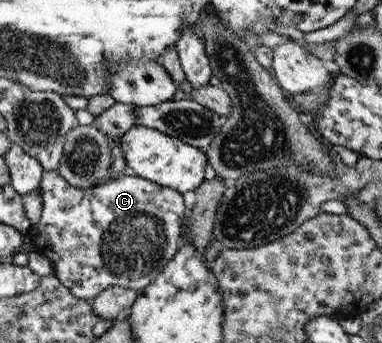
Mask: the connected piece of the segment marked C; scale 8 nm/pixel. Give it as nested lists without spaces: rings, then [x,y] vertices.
[[[57,170],[44,171],[42,181],[39,189],[41,189],[42,211],[40,219],[36,225],[32,224],[30,231],[25,235],[33,244],[32,249],[44,257],[48,257],[54,265],[53,275],[58,278],[71,292],[72,295],[78,299],[92,300],[101,291],[112,285],[120,285],[122,287],[129,287],[141,291],[147,285],[150,285],[160,275],[164,267],[171,261],[174,254],[178,251],[181,244],[181,232],[183,231],[184,223],[184,199],[182,193],[170,187],[162,187],[149,179],[134,176],[132,174],[122,175],[116,179],[110,178],[108,181],[88,189],[78,189],[72,187]]]

